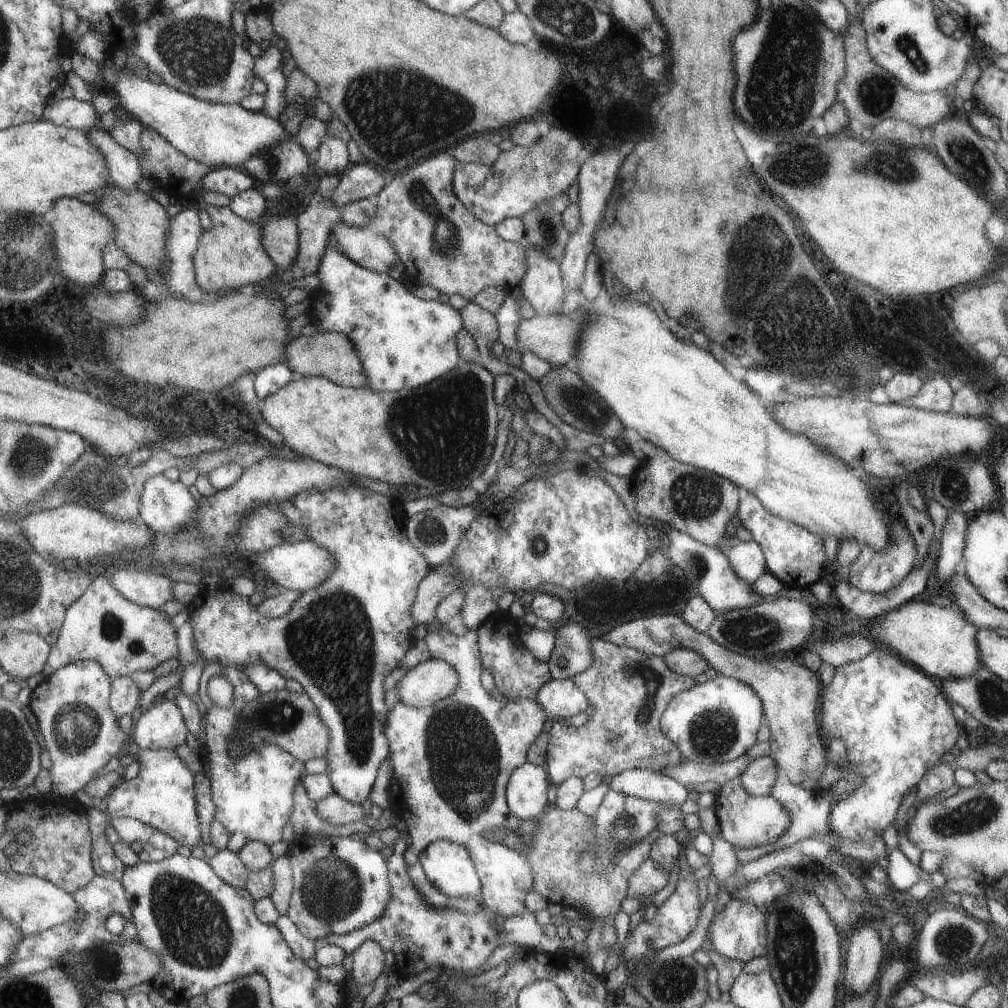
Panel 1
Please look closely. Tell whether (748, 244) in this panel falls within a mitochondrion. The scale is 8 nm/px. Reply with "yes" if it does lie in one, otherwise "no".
yes

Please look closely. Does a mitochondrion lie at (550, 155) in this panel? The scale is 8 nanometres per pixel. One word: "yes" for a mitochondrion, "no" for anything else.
yes

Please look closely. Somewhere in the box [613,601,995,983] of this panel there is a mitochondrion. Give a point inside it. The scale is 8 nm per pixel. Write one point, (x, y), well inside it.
(713, 733)

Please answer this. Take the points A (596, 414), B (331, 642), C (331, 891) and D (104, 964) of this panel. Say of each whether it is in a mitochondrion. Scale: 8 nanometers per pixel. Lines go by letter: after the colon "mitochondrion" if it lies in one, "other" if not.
A: mitochondrion
B: mitochondrion
C: mitochondrion
D: mitochondrion

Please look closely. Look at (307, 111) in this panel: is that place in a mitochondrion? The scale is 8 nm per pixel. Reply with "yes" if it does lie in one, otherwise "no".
no

